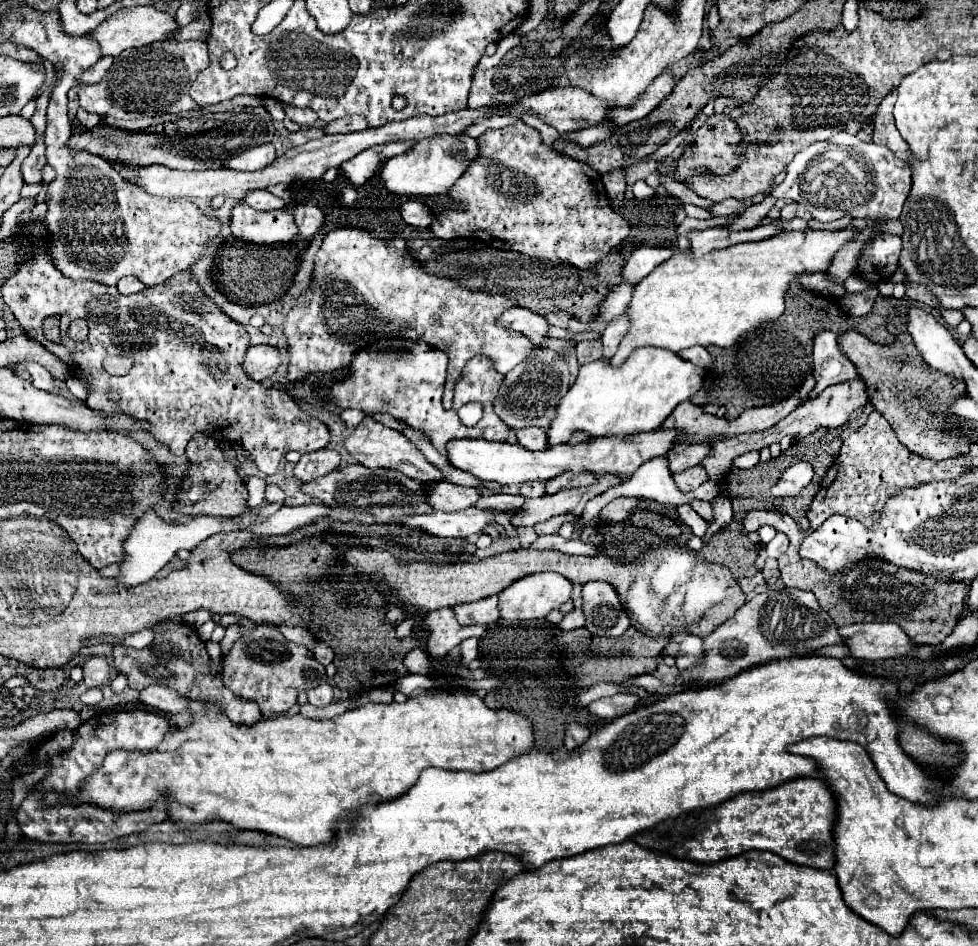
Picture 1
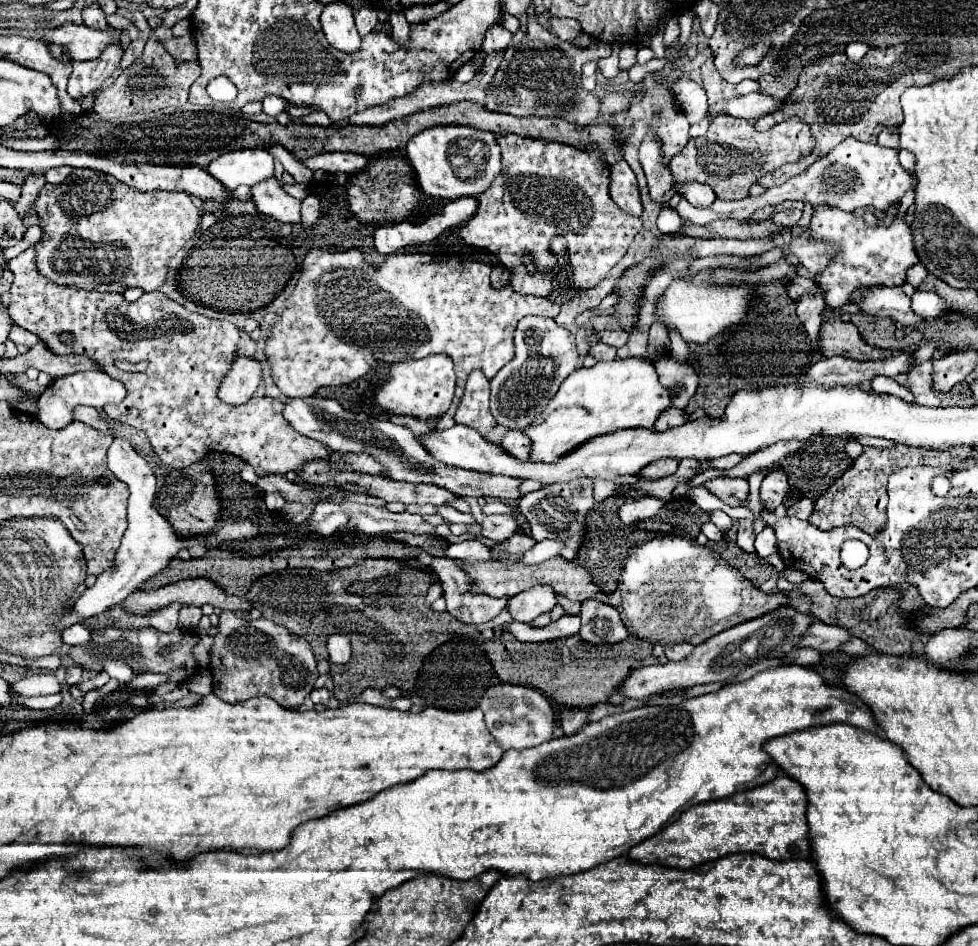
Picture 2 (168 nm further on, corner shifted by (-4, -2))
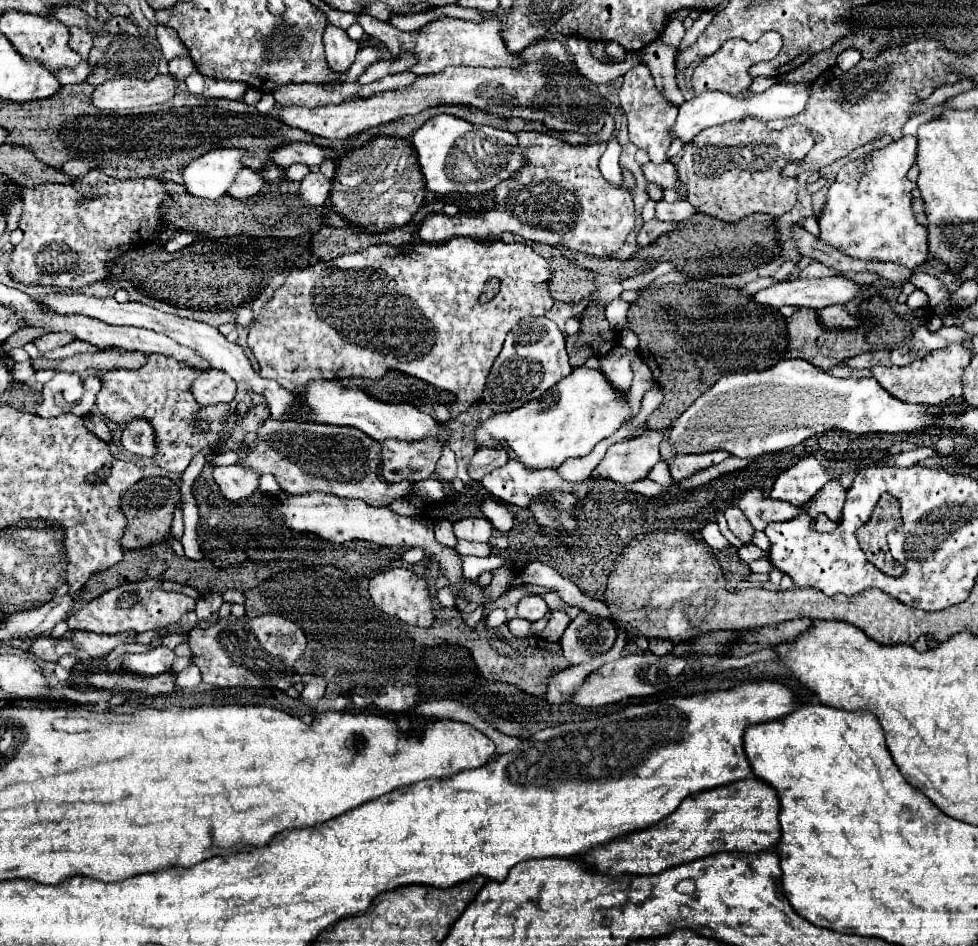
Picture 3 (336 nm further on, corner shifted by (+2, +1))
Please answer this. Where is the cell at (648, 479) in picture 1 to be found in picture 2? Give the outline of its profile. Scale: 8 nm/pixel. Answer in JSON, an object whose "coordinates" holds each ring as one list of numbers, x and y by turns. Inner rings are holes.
{"coordinates":[[542,541,542,543,536,543,532,549,528,549,528,551,520,557,520,561,522,561,524,565,542,563,542,561,546,561,546,559,550,559,550,557,556,557,556,555,558,555,558,549,560,549,560,545,558,545,556,541]]}

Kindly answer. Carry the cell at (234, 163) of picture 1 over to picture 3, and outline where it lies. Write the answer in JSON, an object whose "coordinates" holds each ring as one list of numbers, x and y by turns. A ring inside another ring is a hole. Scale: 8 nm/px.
{"coordinates":[[218,148,196,160,192,160,184,168,184,186,192,196,216,200,222,198,232,186,236,174,244,168,246,150,234,148]]}

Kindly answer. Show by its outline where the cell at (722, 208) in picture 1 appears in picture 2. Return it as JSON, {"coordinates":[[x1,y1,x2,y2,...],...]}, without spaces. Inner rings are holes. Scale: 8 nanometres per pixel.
{"coordinates":[[676,183,674,193,684,197,694,207,710,207,716,201,716,195,704,183]]}

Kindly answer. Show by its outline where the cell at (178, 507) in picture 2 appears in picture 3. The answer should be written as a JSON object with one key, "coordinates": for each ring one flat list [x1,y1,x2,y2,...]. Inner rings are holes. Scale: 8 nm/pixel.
{"coordinates":[[144,478,136,482,126,494,122,502,122,510,128,518,128,526,122,538,122,548,146,548,150,544,158,544,170,536,170,524,174,512,182,508,180,486,170,478]]}

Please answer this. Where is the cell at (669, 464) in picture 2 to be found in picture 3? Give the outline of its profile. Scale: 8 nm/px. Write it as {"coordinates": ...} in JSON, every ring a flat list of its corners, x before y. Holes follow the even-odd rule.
{"coordinates":[[648,429,638,438,622,440,614,444,606,452,602,462,596,466,594,474,610,478,620,484,630,484,630,482,648,478,654,464,661,460,658,446,665,432,666,430]]}

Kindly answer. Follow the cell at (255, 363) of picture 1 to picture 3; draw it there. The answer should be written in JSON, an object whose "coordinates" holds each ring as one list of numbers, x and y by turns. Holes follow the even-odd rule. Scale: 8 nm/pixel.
{"coordinates":[[214,368,198,376,190,390,200,404,220,404,236,398,236,382,226,372]]}

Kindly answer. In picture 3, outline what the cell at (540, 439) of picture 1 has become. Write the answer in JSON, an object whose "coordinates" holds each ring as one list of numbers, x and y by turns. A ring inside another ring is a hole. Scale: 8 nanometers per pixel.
{"coordinates":[[478,448,472,462,470,462,470,476,474,480,482,480,484,474,492,472,494,468,500,468,508,462,508,452,506,450,488,450,488,448]]}

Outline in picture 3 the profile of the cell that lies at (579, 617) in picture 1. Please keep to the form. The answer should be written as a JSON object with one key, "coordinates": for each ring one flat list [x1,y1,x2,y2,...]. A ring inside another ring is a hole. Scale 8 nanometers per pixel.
{"coordinates":[[554,612,548,626,542,632,542,638,548,642,558,642,570,622,572,622,572,618,566,612]]}

